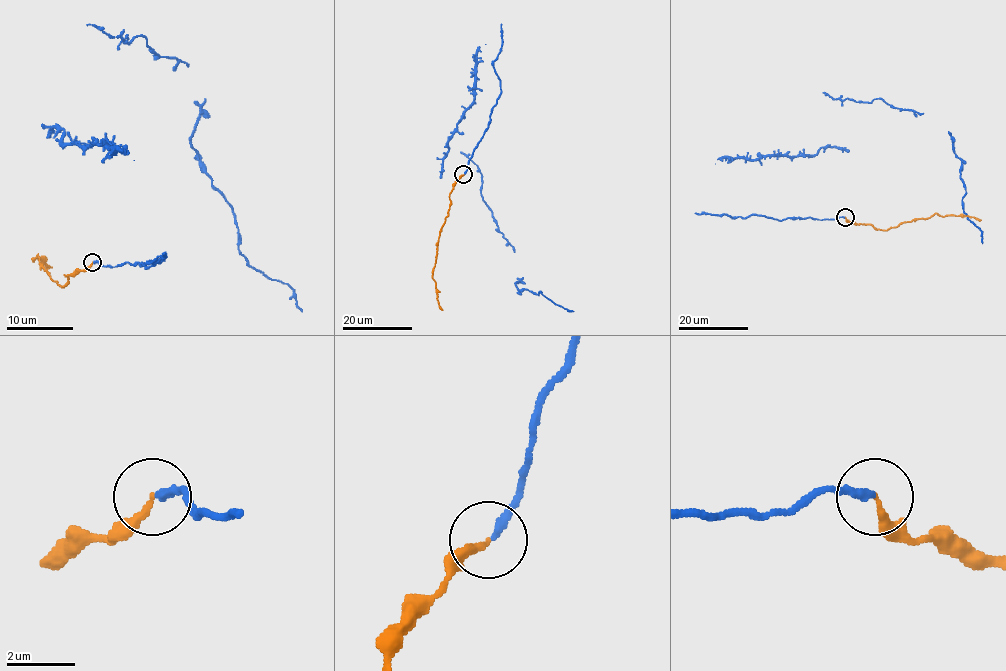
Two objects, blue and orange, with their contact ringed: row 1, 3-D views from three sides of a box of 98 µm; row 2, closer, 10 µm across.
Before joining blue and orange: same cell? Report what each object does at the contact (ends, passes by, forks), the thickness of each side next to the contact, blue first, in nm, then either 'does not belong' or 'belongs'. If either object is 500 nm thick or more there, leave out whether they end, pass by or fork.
blue ends; orange ends; calibres 240 and 190 nm; belongs

